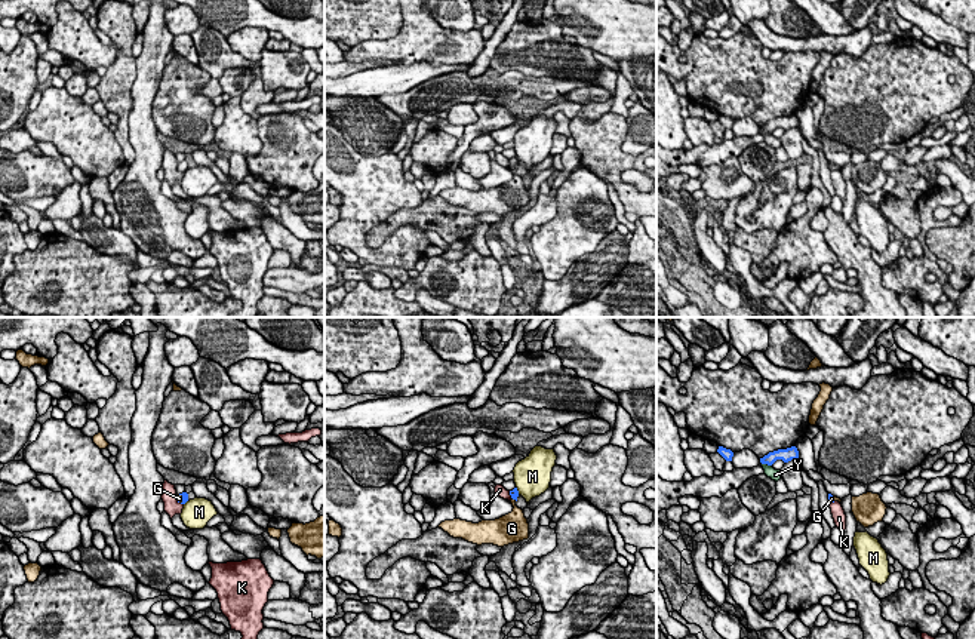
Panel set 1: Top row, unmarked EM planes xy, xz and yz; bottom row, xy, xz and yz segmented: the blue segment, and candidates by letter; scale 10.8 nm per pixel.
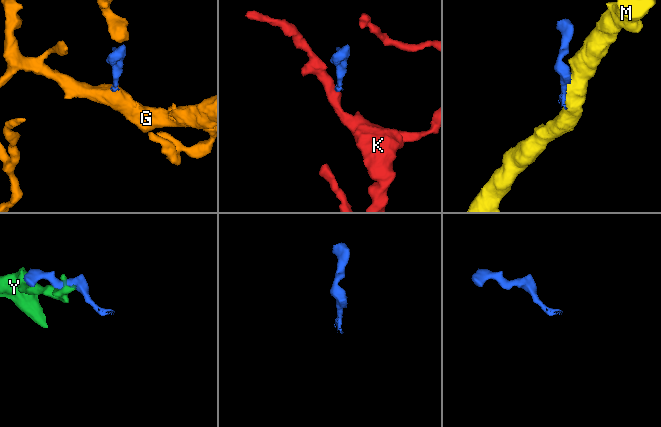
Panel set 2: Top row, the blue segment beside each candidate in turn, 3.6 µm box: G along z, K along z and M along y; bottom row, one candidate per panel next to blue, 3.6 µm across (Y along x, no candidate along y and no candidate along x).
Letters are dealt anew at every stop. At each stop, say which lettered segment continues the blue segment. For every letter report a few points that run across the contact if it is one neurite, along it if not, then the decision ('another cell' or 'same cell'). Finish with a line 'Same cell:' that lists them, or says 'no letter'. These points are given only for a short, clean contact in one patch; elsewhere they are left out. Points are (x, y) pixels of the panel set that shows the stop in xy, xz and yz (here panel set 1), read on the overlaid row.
G: xy (184, 494), (182, 498), (180, 498) | same cell
K: xz (508, 491), (511, 497) | another cell
M: xz (516, 487), (519, 494) | another cell
Y: yz (762, 463), (771, 466) | another cell
Same cell: G

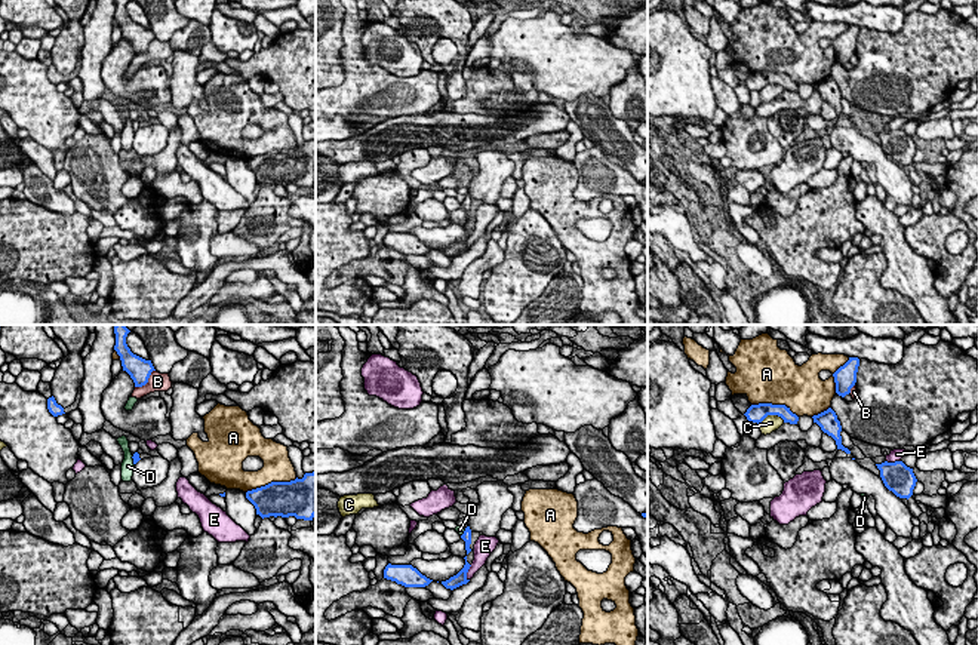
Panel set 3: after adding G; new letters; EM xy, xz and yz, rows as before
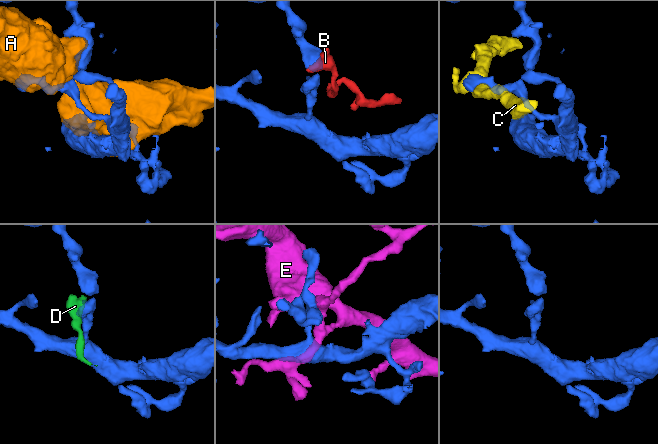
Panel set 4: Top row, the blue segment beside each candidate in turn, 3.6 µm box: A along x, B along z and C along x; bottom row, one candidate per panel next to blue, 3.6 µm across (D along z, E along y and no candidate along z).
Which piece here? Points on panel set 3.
A: another cell
B: xy (154, 369), (144, 384), (135, 387) | another cell
C: yz (784, 420), (777, 415), (768, 415), (759, 424) | another cell
D: xy (132, 455), (134, 464) | another cell
E: xz (471, 565), (467, 580) | another cell
Same cell: no letter

